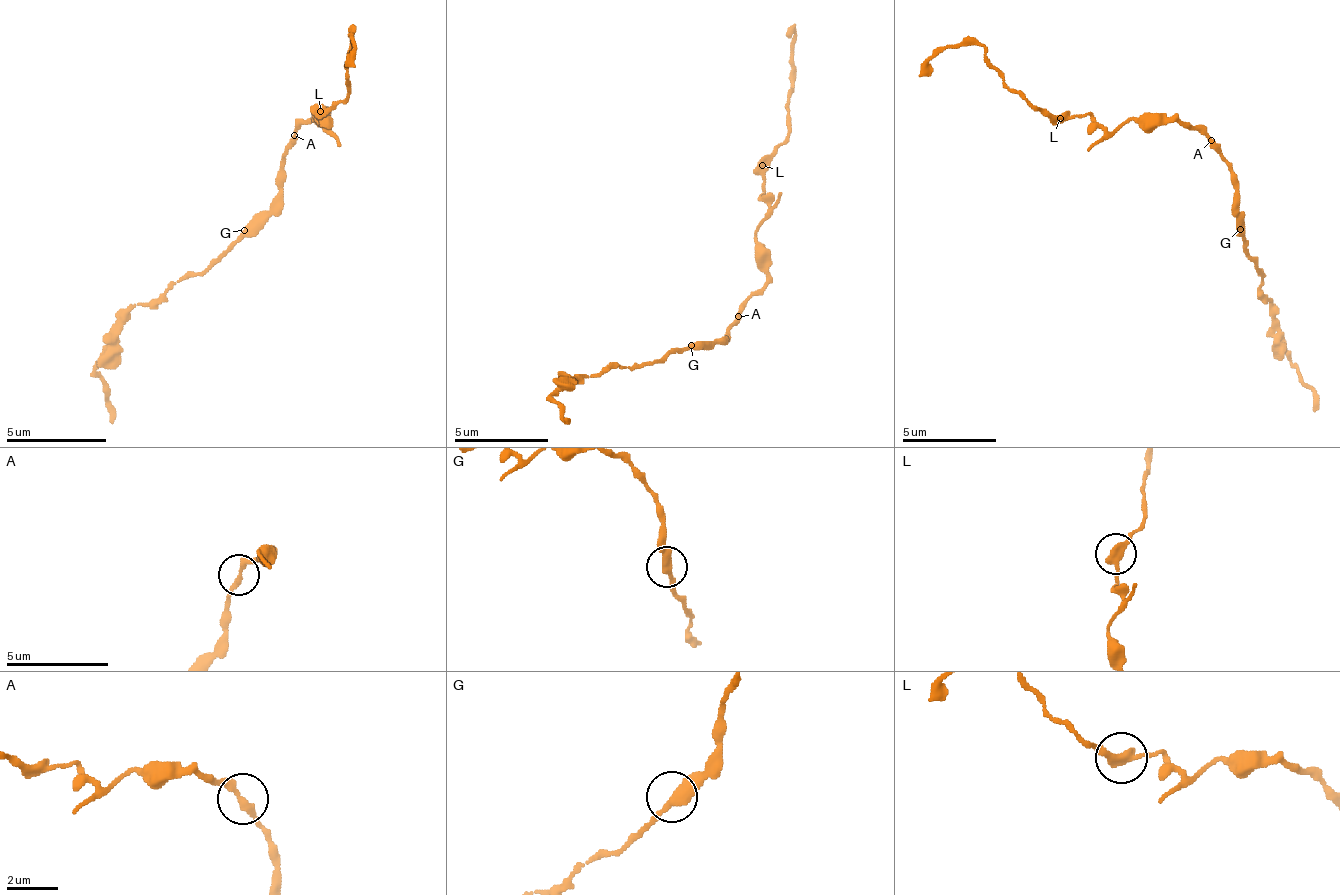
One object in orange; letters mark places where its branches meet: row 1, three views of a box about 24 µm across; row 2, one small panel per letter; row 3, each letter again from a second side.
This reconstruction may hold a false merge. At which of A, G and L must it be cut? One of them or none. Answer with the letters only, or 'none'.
L

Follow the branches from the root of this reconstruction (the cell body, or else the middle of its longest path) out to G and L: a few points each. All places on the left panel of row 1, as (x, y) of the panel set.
G: (294, 145), (284, 160), (284, 180), (279, 185), (279, 195), (244, 230)
L: (294, 145), (294, 135), (304, 125), (324, 115), (314, 115), (324, 125), (329, 120), (319, 110)

